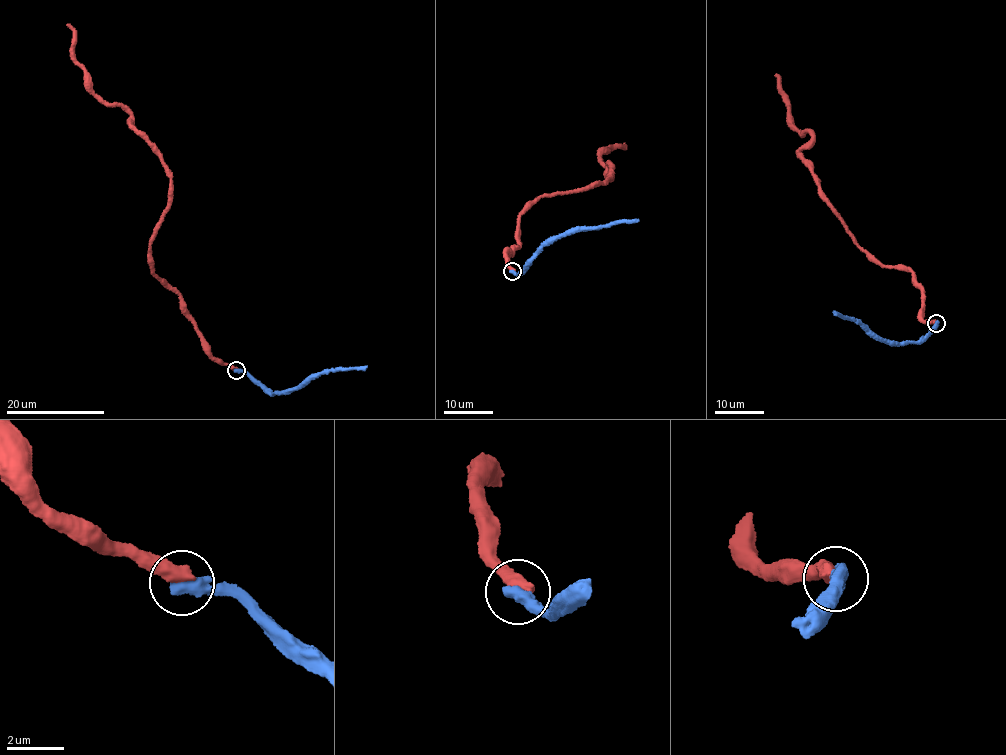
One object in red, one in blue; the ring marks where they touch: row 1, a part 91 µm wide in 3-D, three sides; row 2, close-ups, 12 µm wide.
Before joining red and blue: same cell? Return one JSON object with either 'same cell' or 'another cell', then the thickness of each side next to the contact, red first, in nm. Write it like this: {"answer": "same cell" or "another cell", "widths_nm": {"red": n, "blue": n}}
{"answer": "same cell", "widths_nm": {"red": 500, "blue": 550}}

